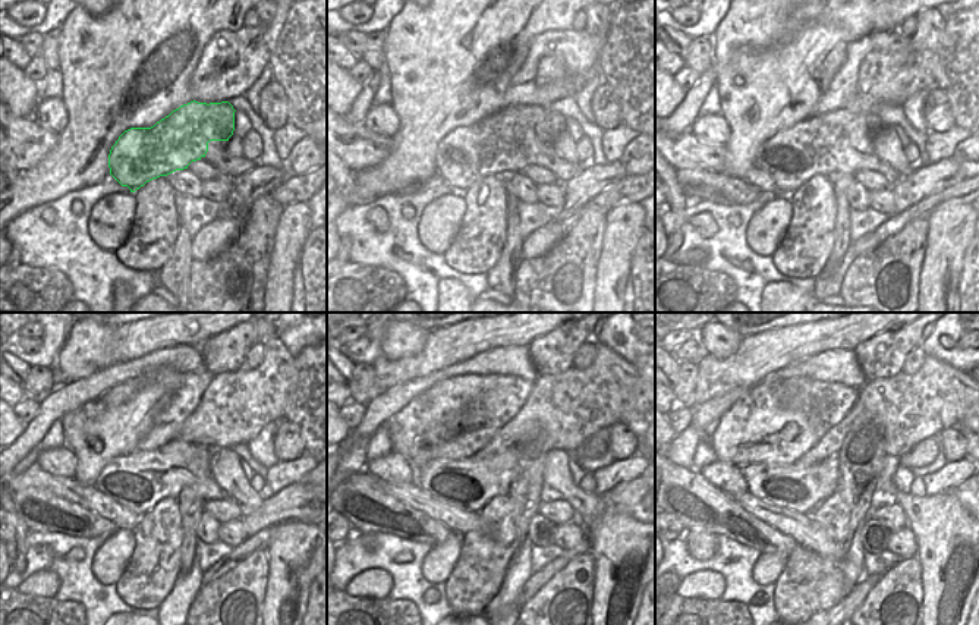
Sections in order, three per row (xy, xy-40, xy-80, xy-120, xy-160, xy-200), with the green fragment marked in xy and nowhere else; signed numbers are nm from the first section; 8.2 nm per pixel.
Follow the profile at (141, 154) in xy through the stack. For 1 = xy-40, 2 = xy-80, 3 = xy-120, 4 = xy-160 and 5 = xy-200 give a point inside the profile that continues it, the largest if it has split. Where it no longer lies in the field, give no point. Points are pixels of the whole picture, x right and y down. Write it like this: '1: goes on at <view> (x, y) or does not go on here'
1: goes on at xy-40 (501, 143)
2: goes on at xy-80 (831, 143)
3: goes on at xy-120 (138, 481)
4: goes on at xy-160 (469, 484)
5: goes on at xy-200 (800, 489)

